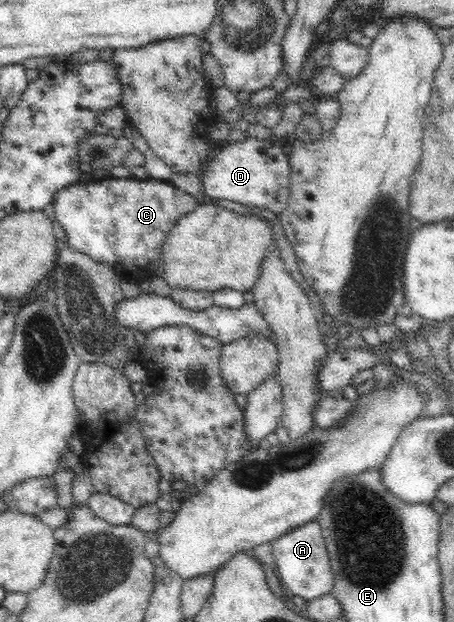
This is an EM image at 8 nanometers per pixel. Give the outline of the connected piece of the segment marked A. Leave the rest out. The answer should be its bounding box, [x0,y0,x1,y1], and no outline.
[270,520,334,600]

